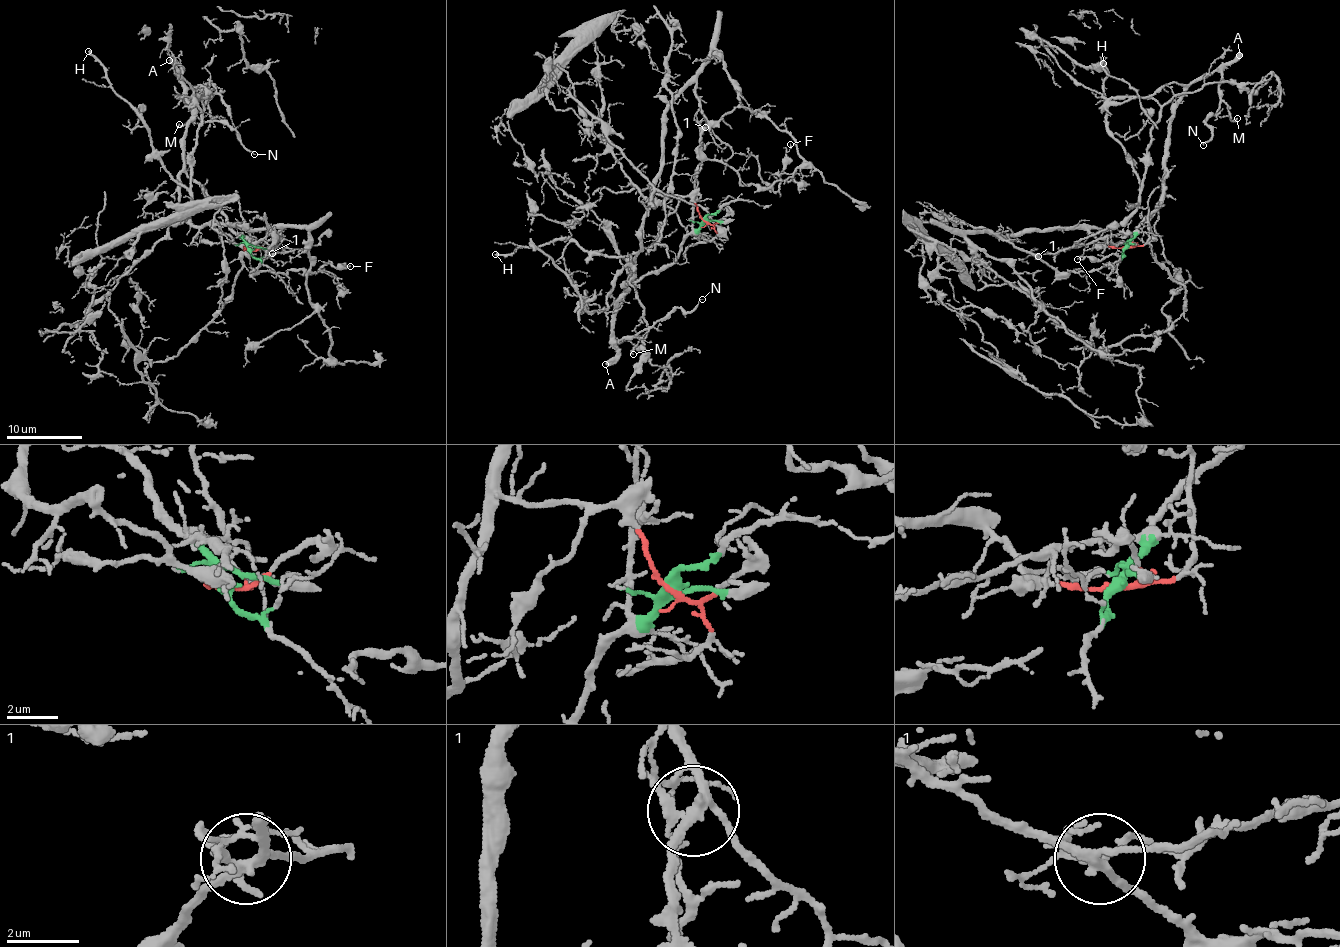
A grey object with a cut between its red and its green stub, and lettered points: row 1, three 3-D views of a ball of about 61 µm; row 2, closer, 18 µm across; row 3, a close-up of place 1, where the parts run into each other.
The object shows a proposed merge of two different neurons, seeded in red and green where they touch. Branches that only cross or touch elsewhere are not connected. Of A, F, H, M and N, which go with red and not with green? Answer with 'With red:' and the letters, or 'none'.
With red: F, H

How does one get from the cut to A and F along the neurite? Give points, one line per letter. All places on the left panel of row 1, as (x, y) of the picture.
A: (248, 250), (223, 213), (187, 174), (183, 138), (192, 105), (177, 78), (181, 67), (169, 60)
F: (248, 250), (213, 224), (279, 230), (273, 252), (256, 269), (261, 271), (317, 273), (328, 262), (349, 267)

